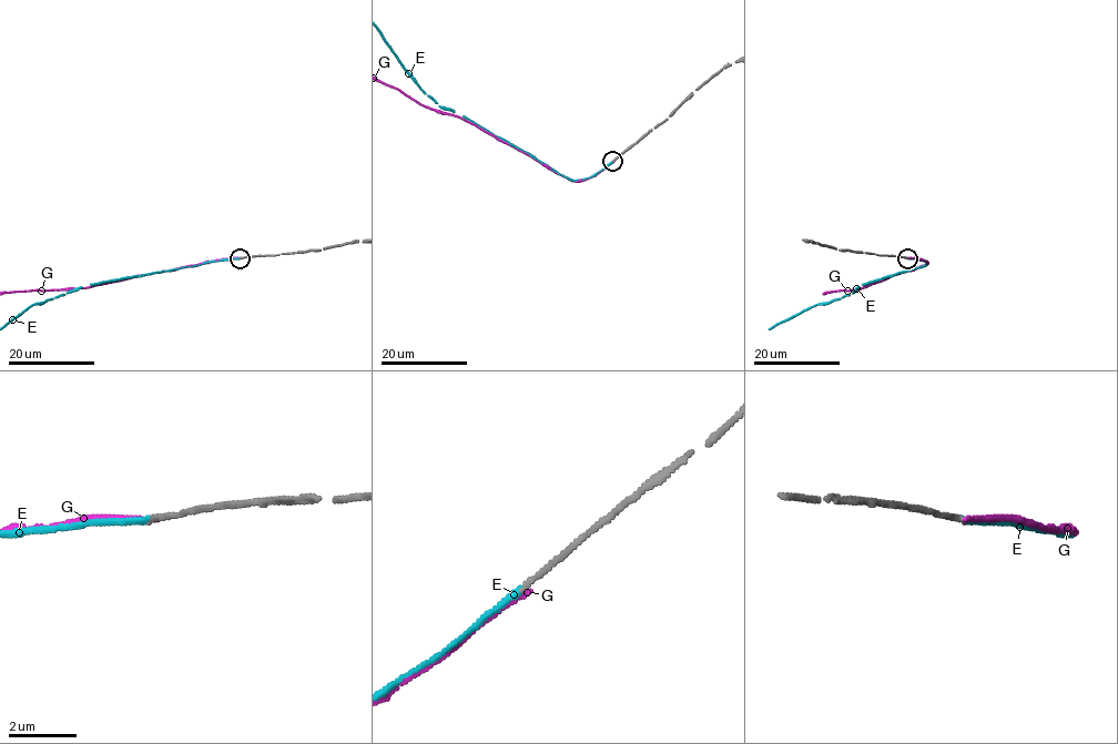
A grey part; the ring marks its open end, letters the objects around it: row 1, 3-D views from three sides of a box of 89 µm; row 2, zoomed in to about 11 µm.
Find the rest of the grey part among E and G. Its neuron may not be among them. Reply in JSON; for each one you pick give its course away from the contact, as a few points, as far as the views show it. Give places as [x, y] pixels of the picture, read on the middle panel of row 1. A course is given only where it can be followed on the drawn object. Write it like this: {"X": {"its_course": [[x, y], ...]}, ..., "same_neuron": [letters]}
{"same_neuron": ["E"]}

